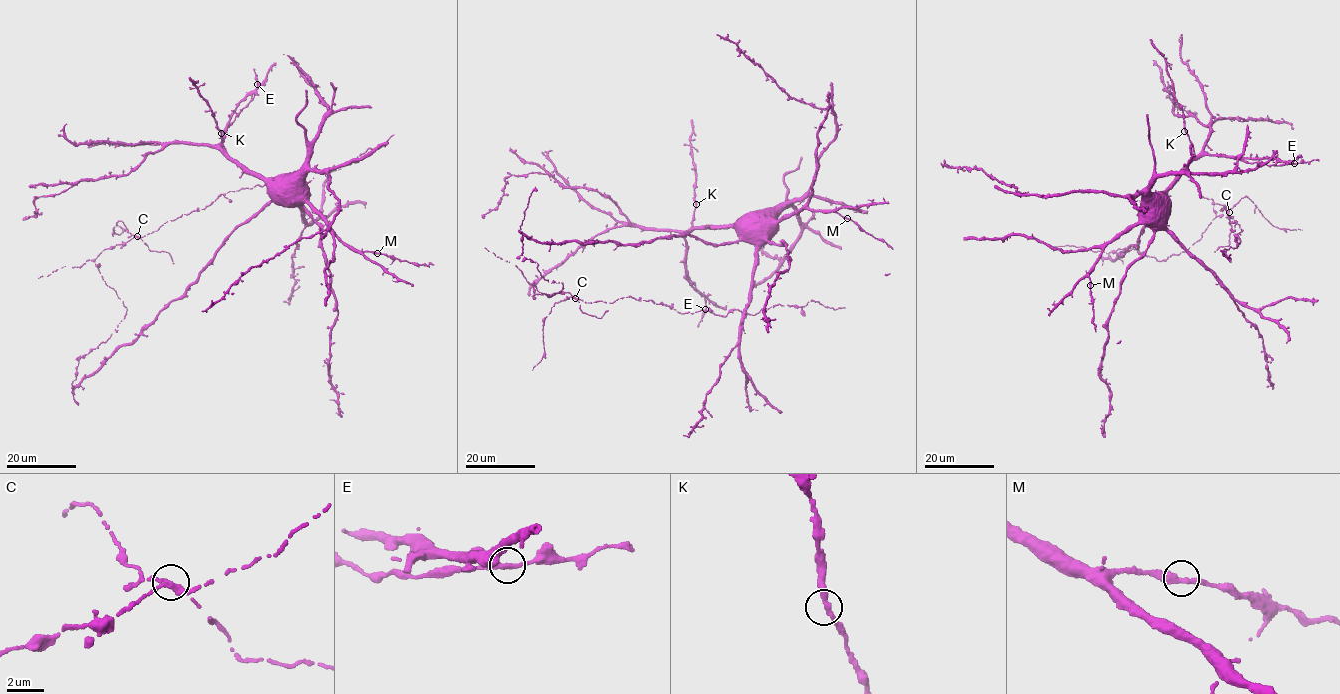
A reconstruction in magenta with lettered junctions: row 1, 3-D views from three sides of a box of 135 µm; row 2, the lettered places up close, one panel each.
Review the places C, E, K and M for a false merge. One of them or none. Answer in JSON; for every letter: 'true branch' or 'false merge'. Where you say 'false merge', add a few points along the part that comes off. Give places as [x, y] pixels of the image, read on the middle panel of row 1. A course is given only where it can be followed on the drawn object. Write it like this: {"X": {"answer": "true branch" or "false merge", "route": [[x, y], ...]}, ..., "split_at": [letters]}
{"C": {"answer": "false merge", "route": [[575, 298], [556, 302], [545, 318], [544, 355], [532, 370]]}, "E": {"answer": "true branch"}, "K": {"answer": "true branch"}, "M": {"answer": "true branch"}, "split_at": ["C"]}

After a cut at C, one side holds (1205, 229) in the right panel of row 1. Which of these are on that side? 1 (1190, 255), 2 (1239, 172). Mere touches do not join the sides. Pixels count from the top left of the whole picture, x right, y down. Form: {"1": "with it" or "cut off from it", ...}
{"1": "with it", "2": "with it"}

